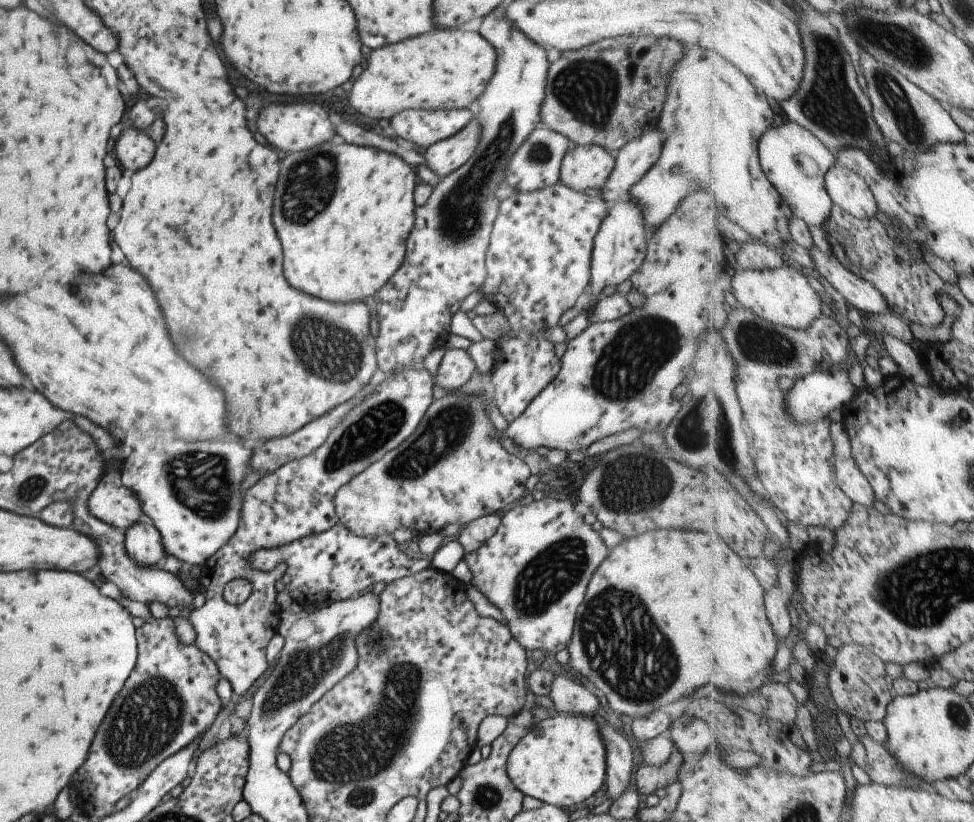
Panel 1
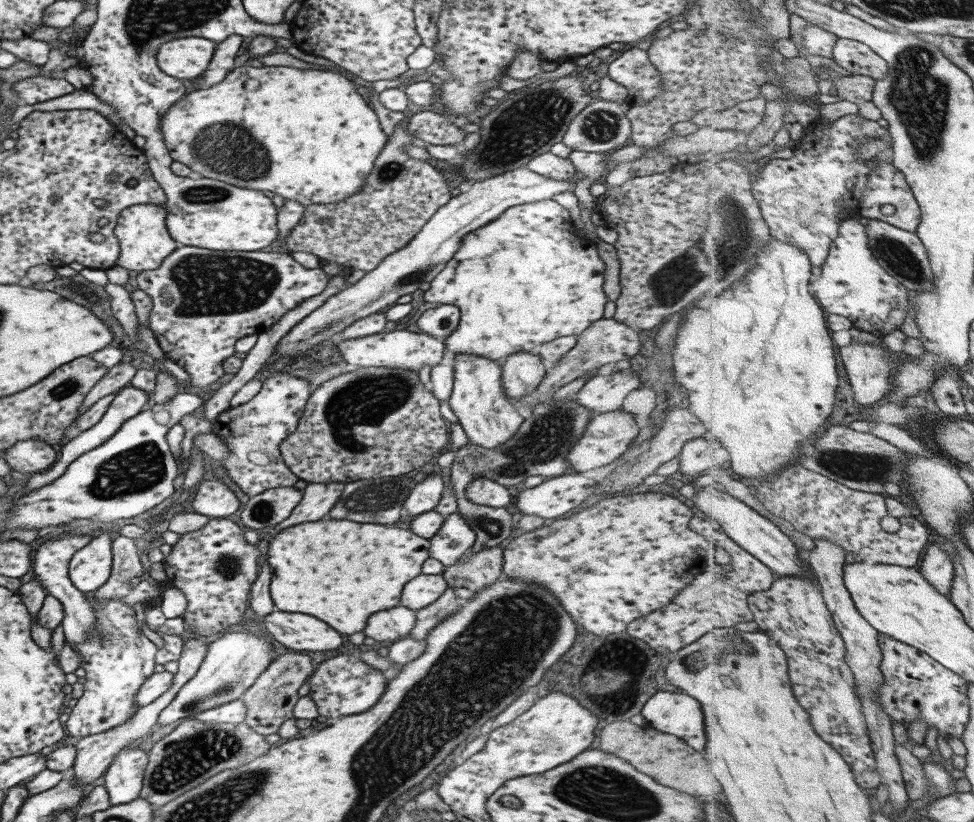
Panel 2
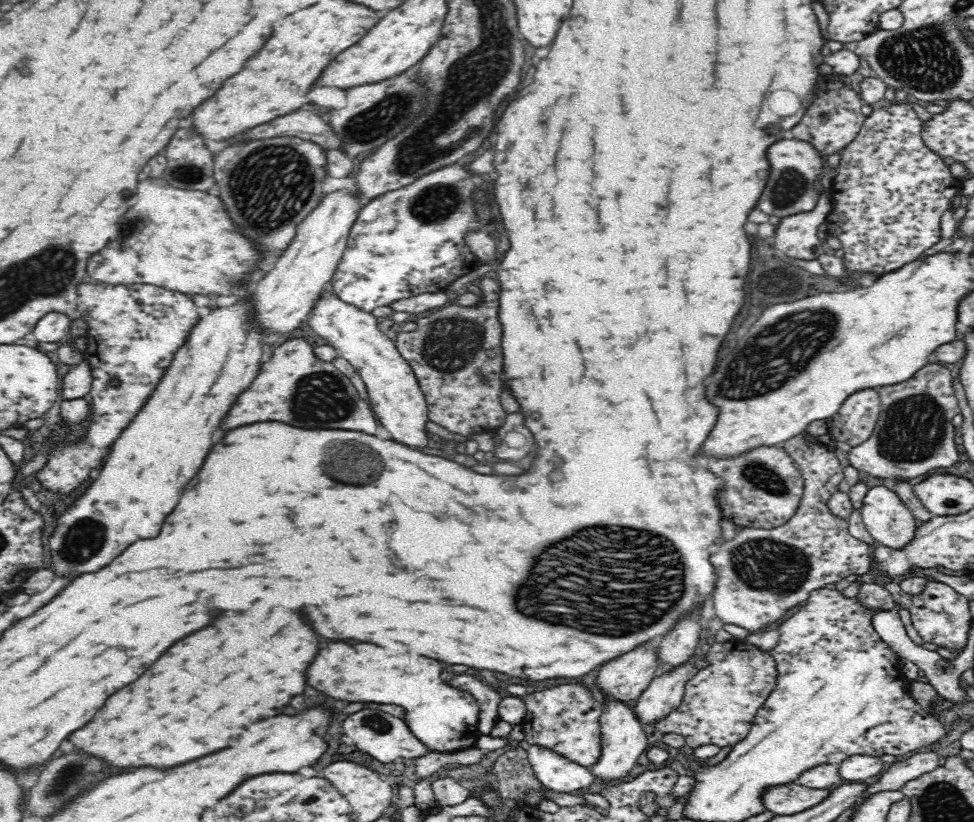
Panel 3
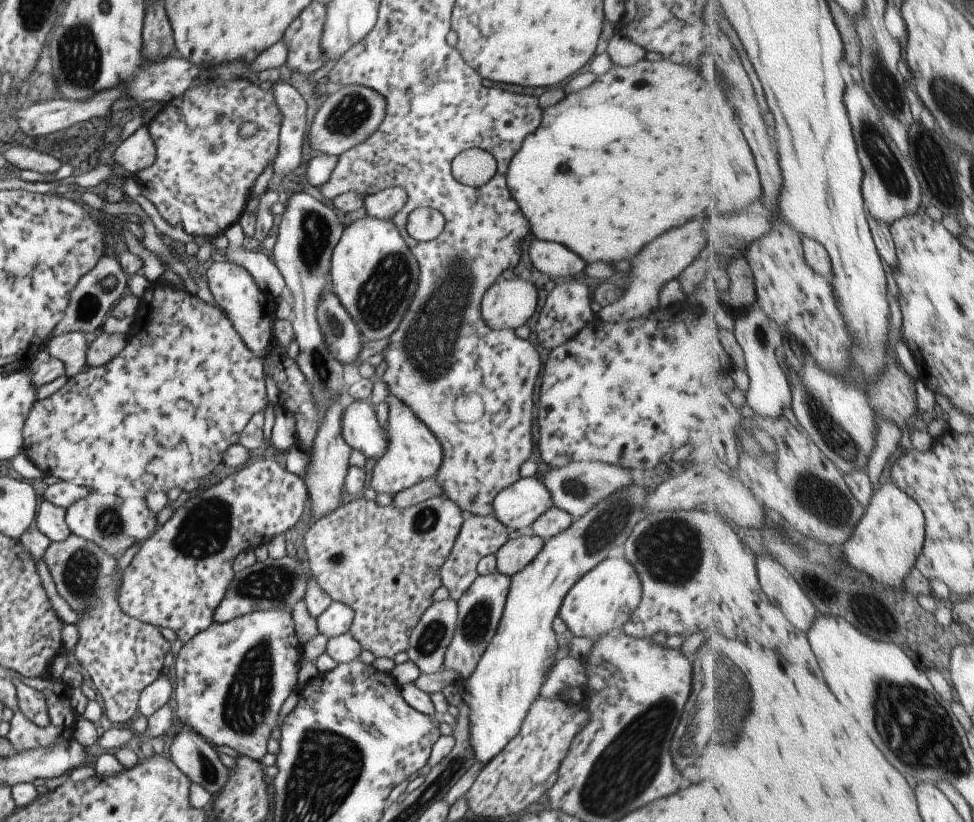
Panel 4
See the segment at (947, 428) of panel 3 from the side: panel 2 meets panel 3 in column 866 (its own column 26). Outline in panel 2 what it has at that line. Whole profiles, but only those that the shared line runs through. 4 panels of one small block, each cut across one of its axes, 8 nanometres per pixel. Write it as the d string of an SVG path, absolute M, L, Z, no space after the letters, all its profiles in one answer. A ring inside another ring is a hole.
M23 439L3 451L2 459L15 472L41 473L55 460L55 450L41 439Z

